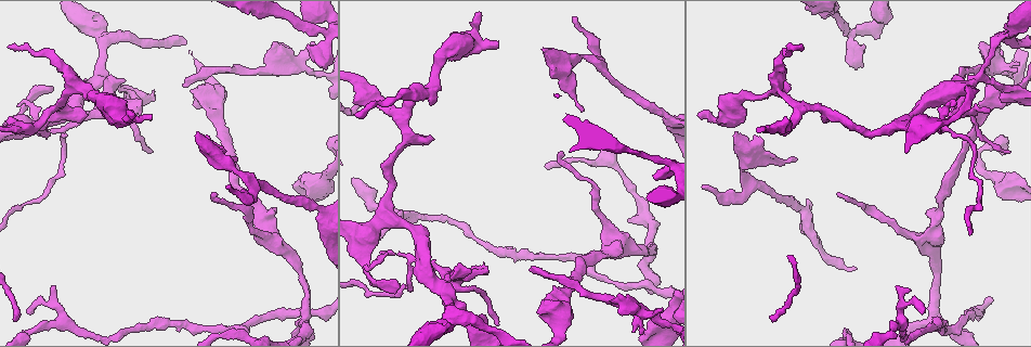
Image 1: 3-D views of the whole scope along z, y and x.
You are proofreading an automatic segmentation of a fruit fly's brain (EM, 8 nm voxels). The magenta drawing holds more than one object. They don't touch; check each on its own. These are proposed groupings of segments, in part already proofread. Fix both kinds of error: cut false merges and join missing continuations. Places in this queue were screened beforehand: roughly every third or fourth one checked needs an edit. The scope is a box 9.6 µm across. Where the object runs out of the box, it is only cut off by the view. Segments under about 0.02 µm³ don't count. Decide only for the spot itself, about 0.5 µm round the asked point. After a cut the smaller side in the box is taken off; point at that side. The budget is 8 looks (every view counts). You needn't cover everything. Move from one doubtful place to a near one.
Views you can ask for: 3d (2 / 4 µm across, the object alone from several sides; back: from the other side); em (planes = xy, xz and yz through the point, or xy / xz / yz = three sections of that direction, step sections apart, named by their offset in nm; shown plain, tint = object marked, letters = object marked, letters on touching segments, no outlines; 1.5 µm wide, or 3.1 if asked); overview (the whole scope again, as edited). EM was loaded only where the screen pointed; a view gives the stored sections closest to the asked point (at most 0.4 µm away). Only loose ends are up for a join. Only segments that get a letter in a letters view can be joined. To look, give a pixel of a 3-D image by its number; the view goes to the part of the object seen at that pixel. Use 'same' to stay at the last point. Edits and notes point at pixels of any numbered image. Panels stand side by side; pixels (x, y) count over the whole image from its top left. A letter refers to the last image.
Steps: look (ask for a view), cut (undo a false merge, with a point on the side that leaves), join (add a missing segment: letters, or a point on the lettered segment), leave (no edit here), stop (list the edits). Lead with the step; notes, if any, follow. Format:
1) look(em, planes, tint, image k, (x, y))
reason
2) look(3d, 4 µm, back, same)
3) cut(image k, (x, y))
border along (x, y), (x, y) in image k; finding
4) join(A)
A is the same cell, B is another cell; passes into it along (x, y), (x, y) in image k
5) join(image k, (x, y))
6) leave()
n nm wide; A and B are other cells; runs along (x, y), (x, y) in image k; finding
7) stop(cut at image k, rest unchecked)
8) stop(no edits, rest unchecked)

look(3d, 2 µm, image 1, (137, 106))
branch stops here

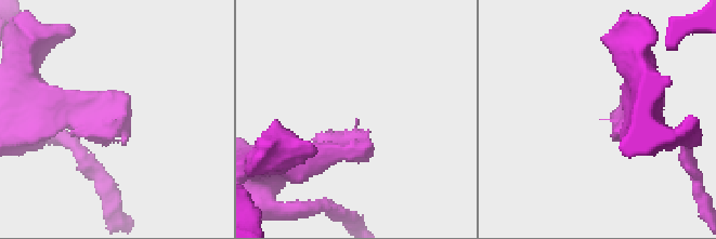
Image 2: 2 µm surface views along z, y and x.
look(em, planes, letters, image 2, (357, 119))
shape alone is not enough

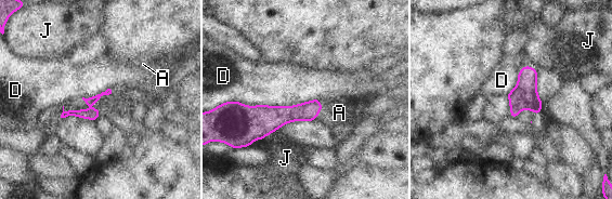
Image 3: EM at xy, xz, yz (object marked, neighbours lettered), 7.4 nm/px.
join(A)
A is the same cell, D and J are other cells; passes into it along (307, 111), (318, 113), (339, 113) in image 3; the cell continues

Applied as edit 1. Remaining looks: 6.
look(overview)

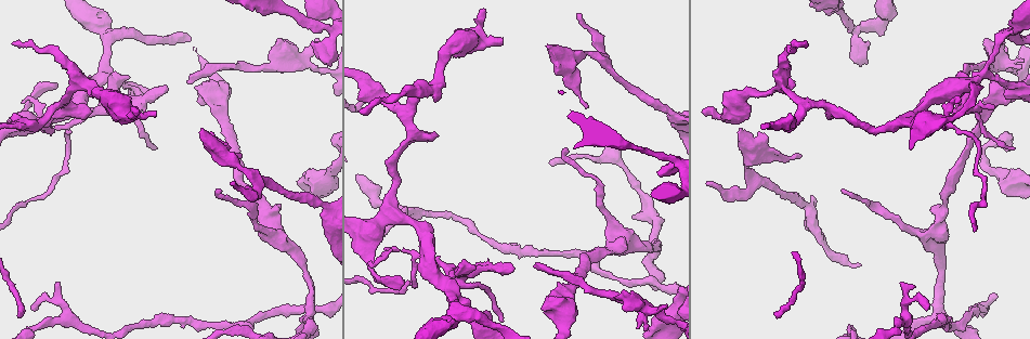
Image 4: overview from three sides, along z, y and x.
look(3d, 2 µm, image 4, (500, 322))
an open end

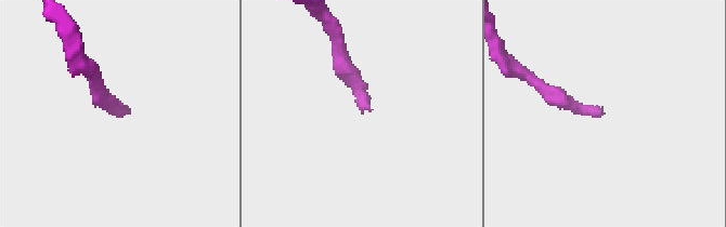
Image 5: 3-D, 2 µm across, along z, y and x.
look(em, planes, plain, image 5, (115, 112))
shape alone is not enough

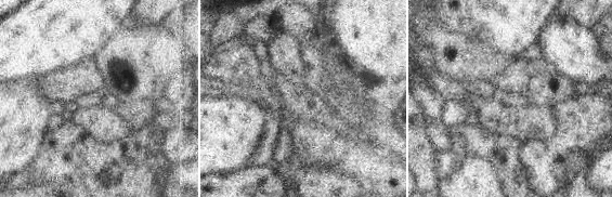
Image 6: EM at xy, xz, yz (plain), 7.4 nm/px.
look(em, planes, letters, same)

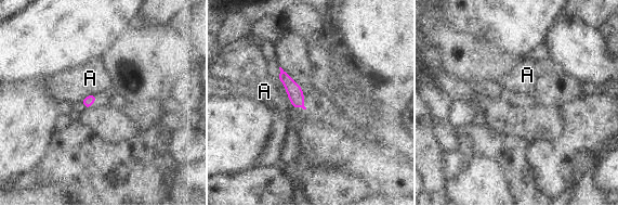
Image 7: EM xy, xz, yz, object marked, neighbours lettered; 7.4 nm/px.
leave()
A is another cell; no lettered segment goes on from it

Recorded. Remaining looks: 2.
look(em, planes, letters, image 4, (926, 308))
tapers out

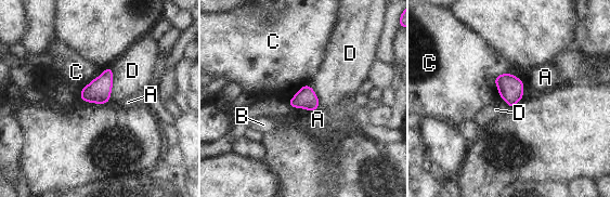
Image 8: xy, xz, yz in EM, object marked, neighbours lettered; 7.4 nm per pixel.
leave()
D touches over 260 nm; A, B, C and D are other cells; border along (111, 67), (112, 90), (107, 102) in image 8; no lettered segment goes on from it

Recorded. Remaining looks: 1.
stop(join at image 3, rest unchecked)

